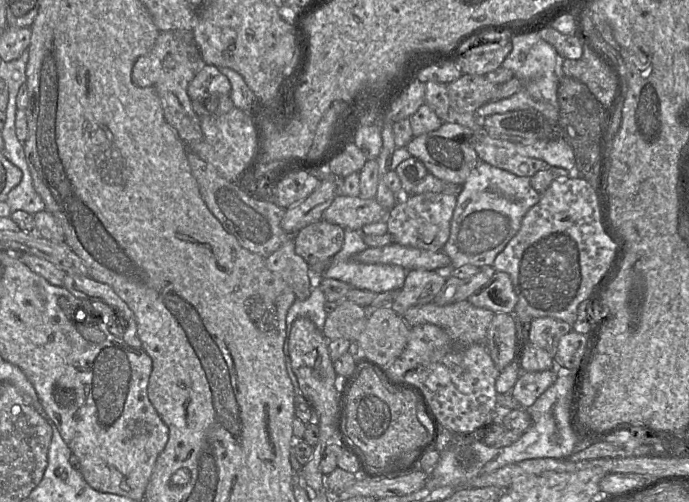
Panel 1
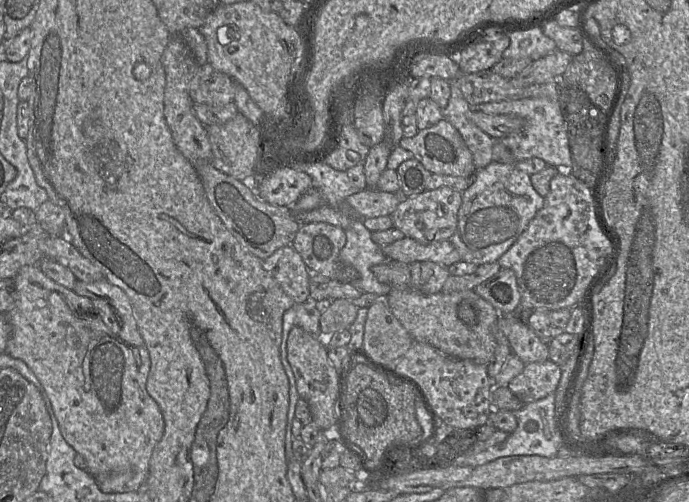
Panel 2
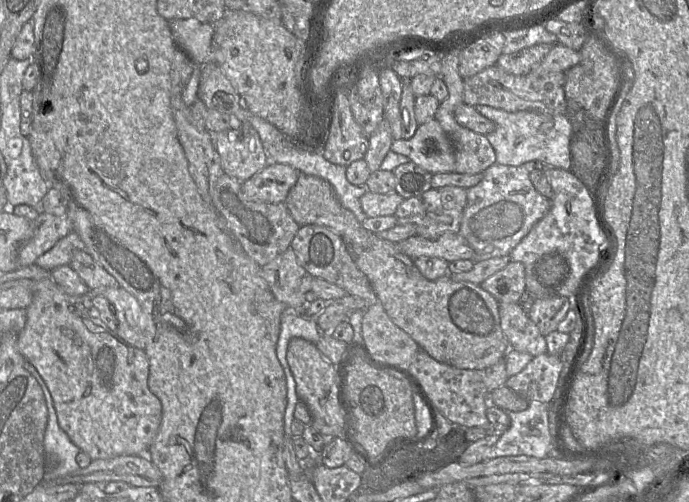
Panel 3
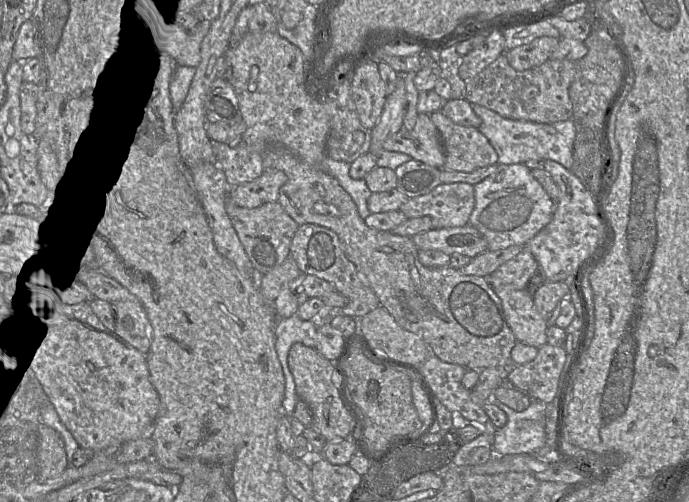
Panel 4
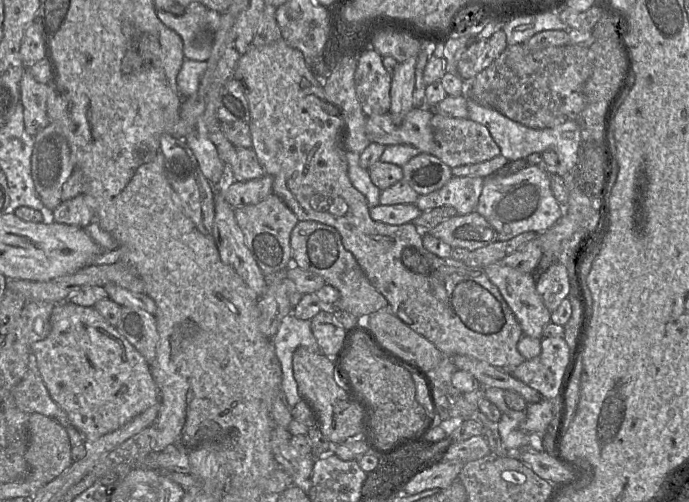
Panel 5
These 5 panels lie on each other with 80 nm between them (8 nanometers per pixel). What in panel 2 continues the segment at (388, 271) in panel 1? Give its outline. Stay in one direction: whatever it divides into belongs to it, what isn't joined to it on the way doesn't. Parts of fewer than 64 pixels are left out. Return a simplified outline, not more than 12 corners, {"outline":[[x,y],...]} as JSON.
{"outline":[[351,220],[340,261],[358,272],[350,284],[386,297],[390,285],[372,267],[387,258],[363,224]]}

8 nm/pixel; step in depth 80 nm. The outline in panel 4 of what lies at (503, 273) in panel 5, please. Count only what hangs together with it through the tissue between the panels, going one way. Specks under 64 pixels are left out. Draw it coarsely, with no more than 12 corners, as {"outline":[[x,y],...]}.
{"outline":[[493,286],[516,340],[540,348],[548,325],[527,289]]}

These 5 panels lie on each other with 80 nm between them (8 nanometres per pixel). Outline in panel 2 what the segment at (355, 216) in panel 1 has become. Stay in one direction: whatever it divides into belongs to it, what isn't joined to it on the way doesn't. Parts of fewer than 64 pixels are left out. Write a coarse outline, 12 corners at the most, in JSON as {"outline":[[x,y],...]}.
{"outline":[[366,188],[346,201],[366,219],[391,215],[405,198]]}

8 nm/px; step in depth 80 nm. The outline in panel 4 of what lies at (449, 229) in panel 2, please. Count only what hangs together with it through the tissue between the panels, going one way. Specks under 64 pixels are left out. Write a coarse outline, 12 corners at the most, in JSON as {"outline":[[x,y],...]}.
{"outline":[[440,184],[409,199],[407,219],[430,216],[437,228],[465,226],[474,186]]}

